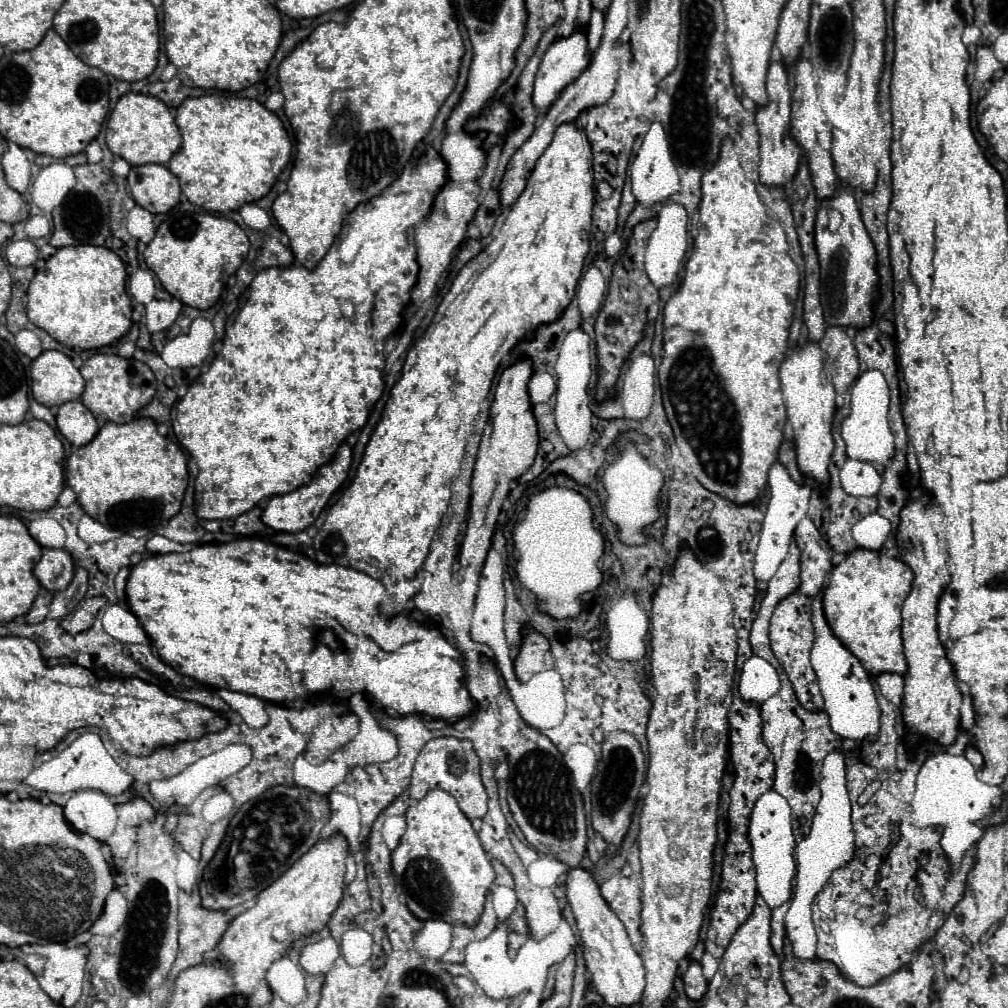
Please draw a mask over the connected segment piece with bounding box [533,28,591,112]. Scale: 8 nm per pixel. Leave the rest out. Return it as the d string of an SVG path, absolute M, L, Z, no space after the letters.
M585 28L575 30L567 38L557 38L547 48L547 52L541 60L541 66L539 66L539 72L535 78L535 90L533 90L533 104L535 104L537 112L543 112L547 106L551 106L559 98L563 88L567 84L571 84L589 66L589 58L591 58L591 50L589 50L589 40L587 40Z

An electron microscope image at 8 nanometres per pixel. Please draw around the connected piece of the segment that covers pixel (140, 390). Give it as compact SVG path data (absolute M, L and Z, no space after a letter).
M95 354L81 366L81 376L85 378L85 392L81 402L93 412L95 418L115 424L125 424L135 418L135 414L147 406L157 390L155 374L151 368L135 358L121 358L115 354Z

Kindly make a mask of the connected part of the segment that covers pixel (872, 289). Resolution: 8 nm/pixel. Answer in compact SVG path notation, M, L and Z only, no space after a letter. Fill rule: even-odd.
M841 186L835 196L823 198L819 202L819 208L821 210L817 212L815 222L815 248L821 266L821 304L825 316L831 316L839 326L863 328L871 322L871 304L877 298L879 276L875 270L875 246L863 226L857 200L853 198L853 190L849 186ZM827 206L839 210L843 216L843 222L835 232L827 228Z

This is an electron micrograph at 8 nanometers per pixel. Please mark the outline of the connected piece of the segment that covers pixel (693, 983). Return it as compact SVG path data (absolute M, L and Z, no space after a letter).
M691 962L685 976L683 976L683 982L685 982L685 994L689 996L689 1000L701 1000L707 992L707 982L701 974L701 964L697 962Z

